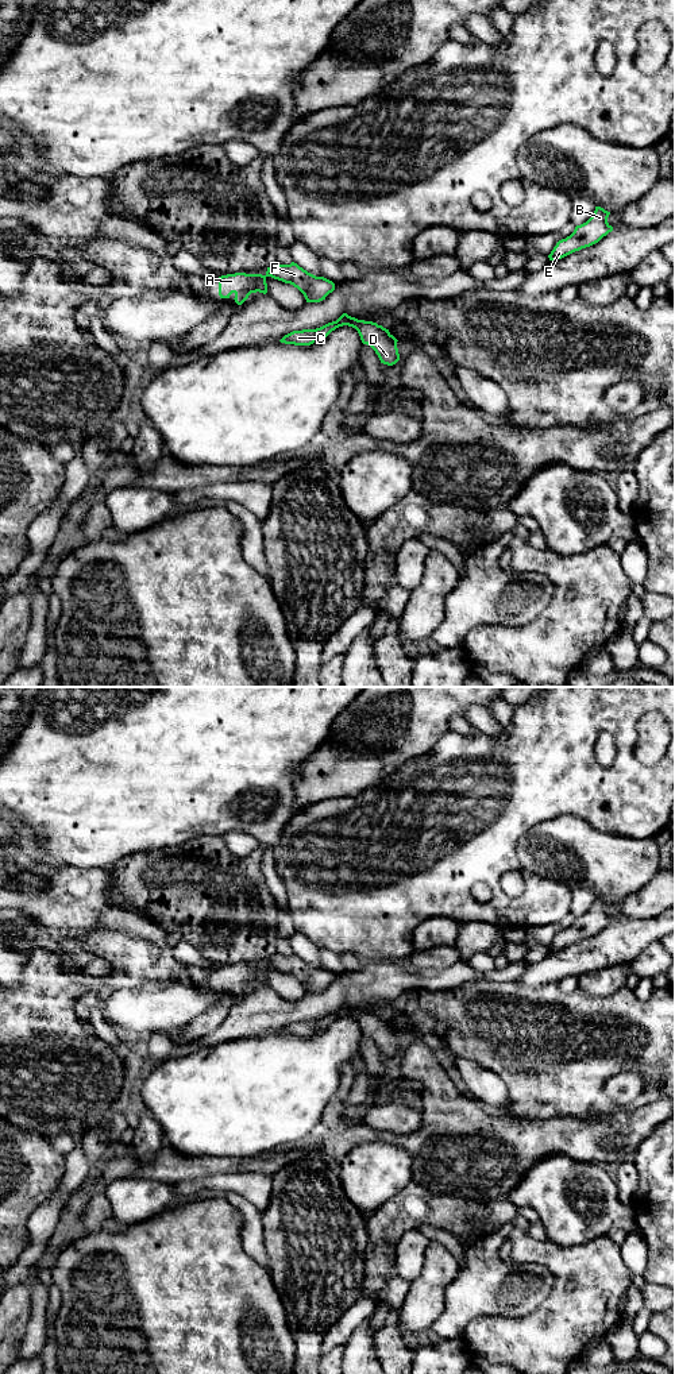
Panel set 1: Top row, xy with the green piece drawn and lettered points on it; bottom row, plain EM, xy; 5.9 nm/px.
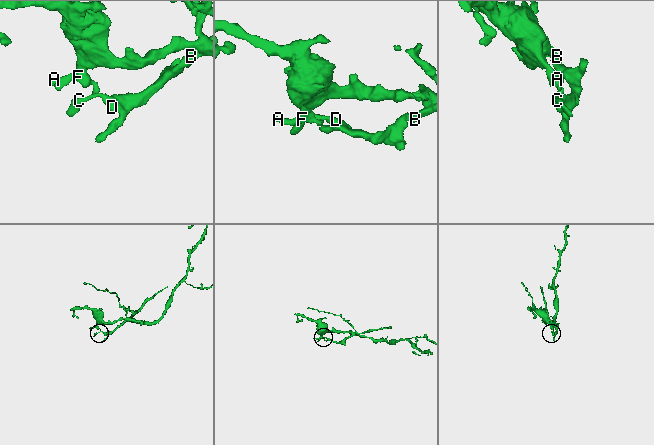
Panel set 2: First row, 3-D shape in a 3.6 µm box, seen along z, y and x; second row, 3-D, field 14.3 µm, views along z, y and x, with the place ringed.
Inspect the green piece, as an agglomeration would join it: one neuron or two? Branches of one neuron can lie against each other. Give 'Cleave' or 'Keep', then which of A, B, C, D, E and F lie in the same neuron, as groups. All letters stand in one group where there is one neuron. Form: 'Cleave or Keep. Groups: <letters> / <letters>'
Cleave. Groups: A F / B C D E

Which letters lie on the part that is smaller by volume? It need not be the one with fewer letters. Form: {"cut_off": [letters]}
{"cut_off": ["B", "C", "D", "E"]}

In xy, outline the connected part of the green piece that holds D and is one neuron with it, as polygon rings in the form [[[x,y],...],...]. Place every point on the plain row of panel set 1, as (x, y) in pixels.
[[[348,1008],[346,1012],[332,1012],[316,1020],[293,1022],[285,1026],[279,1033],[294,1037],[310,1037],[316,1031],[323,1031],[339,1018],[348,1016],[358,1022],[363,1035],[370,1037],[378,1046],[381,1054],[393,1057],[400,1051],[397,1030],[389,1020],[373,1012]]]

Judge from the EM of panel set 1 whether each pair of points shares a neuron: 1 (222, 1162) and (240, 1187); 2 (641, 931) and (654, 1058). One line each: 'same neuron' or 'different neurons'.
1: different neurons
2: different neurons

